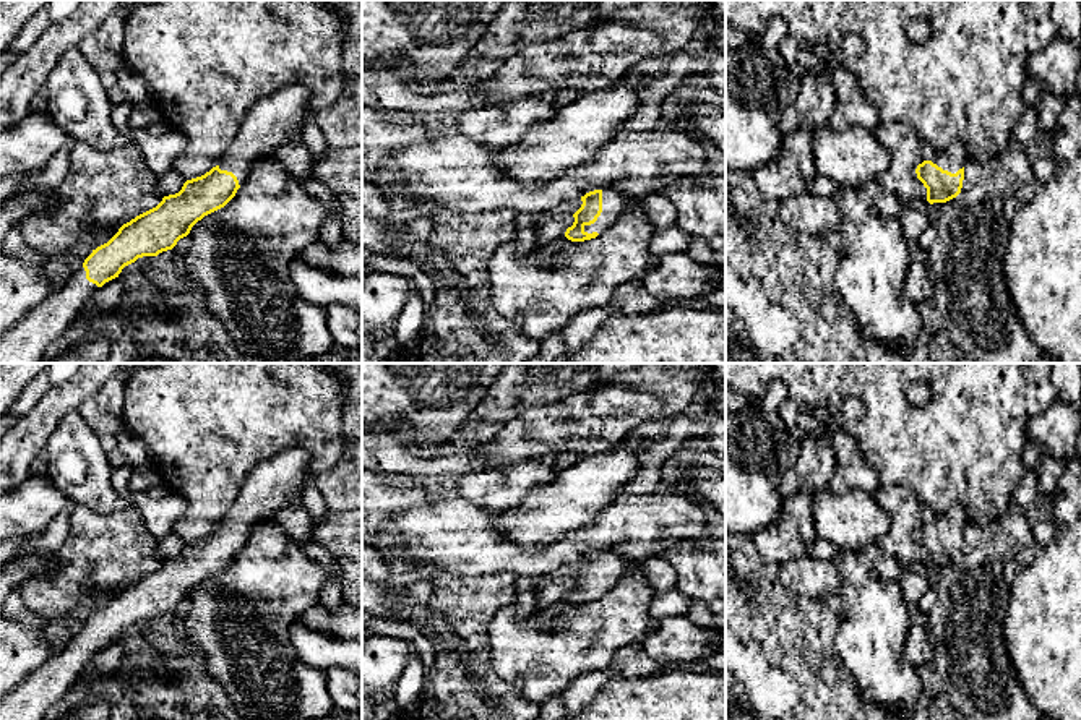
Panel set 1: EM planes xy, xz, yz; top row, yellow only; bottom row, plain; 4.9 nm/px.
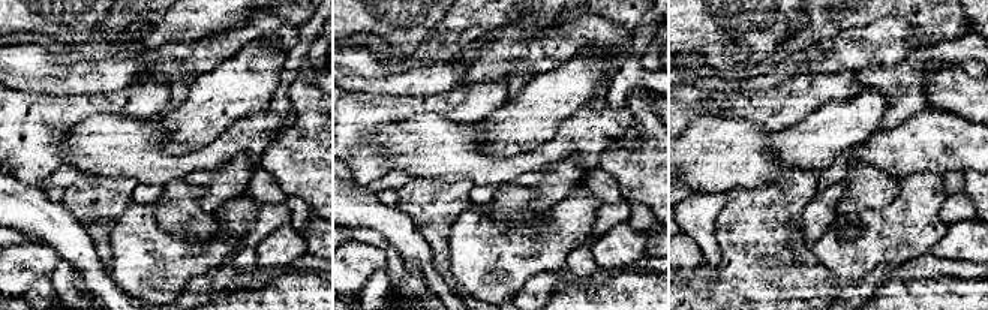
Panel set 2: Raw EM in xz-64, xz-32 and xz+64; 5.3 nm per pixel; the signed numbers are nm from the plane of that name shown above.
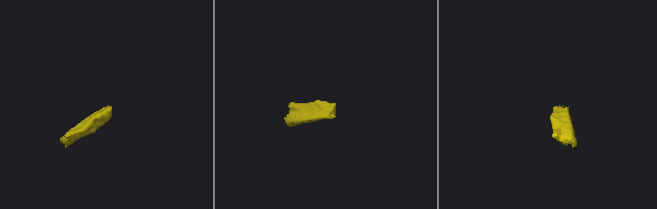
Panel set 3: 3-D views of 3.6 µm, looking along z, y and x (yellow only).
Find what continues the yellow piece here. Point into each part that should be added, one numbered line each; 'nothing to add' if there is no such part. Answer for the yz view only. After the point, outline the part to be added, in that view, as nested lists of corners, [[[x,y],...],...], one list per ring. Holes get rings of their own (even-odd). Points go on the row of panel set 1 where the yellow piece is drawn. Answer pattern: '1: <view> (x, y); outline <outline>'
1: yz (955, 156); outline [[[961,141],[951,143],[943,151],[937,151],[932,159],[933,164],[951,174],[956,174],[959,169],[963,169],[967,161],[967,151]]]

